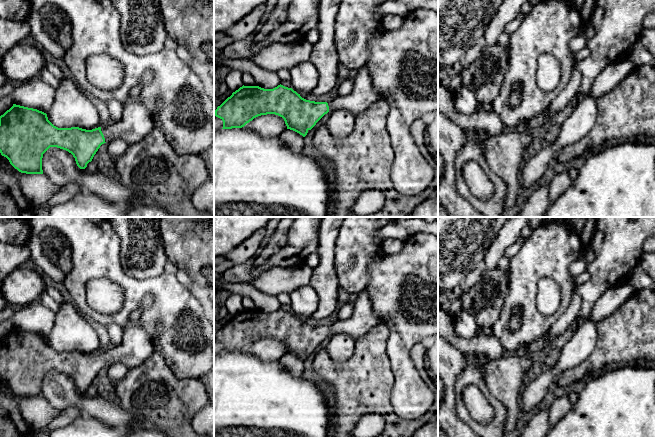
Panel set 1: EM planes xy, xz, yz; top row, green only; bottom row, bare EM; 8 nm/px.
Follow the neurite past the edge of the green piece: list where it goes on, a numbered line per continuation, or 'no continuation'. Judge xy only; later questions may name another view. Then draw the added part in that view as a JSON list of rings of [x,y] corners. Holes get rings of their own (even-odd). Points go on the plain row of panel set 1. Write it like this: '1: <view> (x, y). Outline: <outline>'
1: xy (136, 347). Outline: [[[135,309],[129,317],[127,326],[123,329],[121,344],[101,351],[106,367],[122,364],[130,370],[152,356],[153,345],[140,319],[141,314]]]

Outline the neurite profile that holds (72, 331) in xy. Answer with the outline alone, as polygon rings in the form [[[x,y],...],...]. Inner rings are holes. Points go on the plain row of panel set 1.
[[[73,302],[60,305],[52,330],[46,338],[48,344],[58,352],[92,354],[101,351],[97,332]]]

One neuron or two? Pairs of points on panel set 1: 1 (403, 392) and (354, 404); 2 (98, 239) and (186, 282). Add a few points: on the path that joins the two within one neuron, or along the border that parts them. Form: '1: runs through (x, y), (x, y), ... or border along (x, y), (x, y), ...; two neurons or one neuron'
1: border along (392, 372), (393, 389), (390, 405), (399, 417); two neurons
2: border along (174, 274), (176, 279), (192, 294); two neurons

